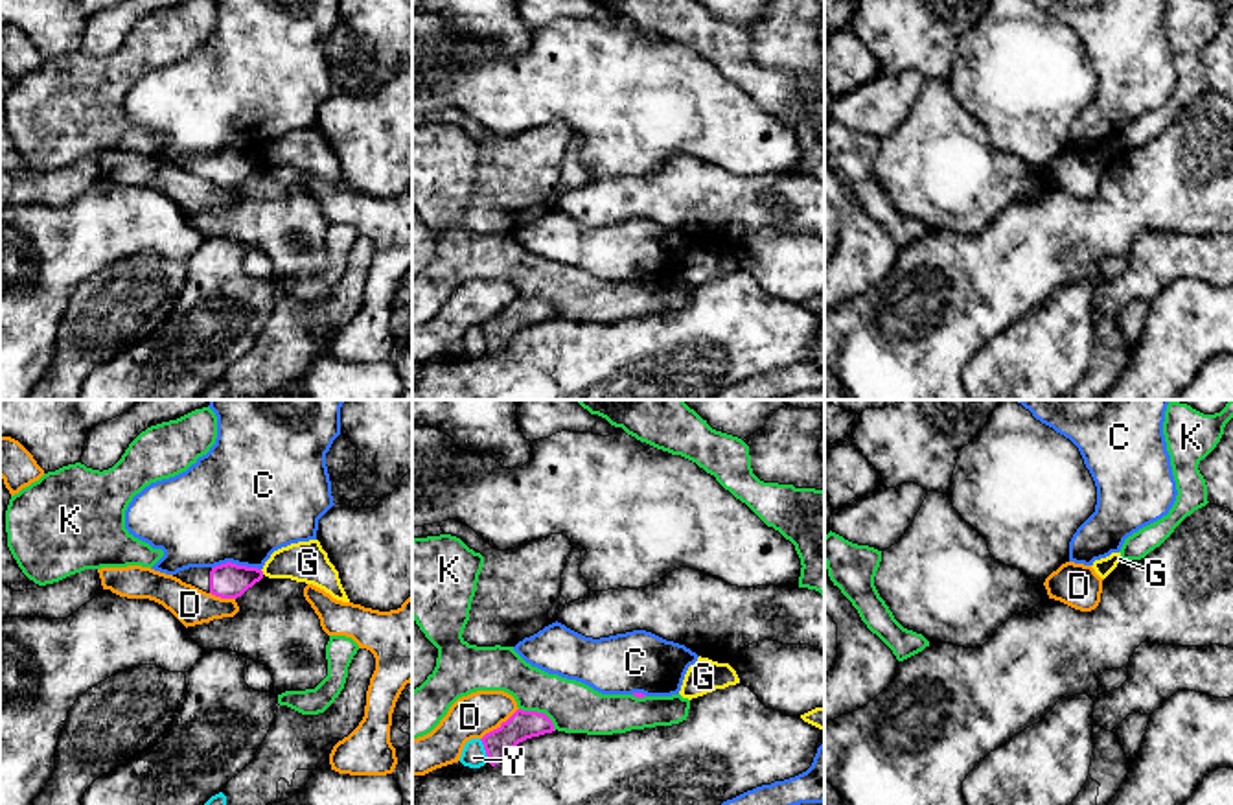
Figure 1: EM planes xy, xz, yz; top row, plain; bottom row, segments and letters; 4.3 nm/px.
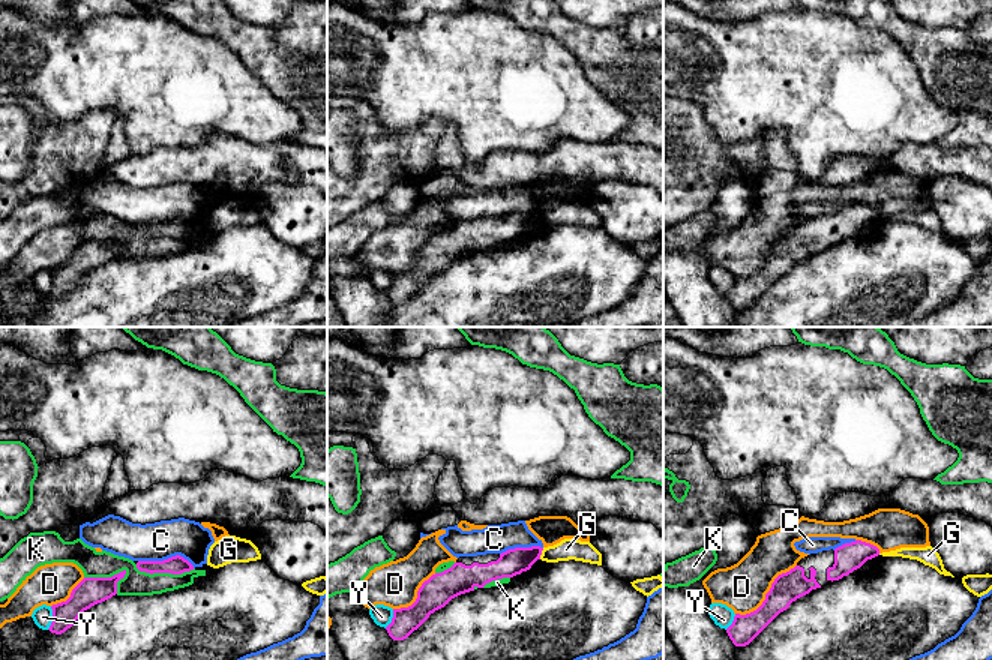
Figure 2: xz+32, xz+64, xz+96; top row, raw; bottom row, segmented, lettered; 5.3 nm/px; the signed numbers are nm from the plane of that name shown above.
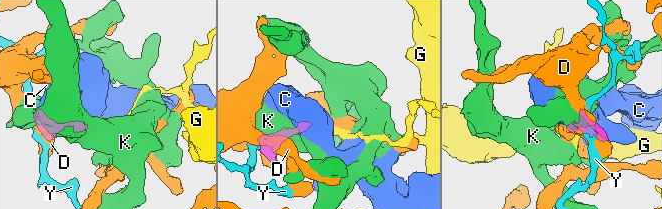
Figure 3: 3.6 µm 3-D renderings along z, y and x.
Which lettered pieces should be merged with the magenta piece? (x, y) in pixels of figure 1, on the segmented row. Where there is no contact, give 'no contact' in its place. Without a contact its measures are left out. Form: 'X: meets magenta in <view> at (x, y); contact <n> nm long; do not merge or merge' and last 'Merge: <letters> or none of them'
C: meets magenta in xy at (236, 564); contact 220 nm long; do not merge
D: meets magenta in xz at (501, 724); contact 220 nm long; do not merge
G: meets magenta in xy at (262, 571); contact 30 nm long; do not merge
K: meets magenta in xz at (540, 713); contact 190 nm long; do not merge
Y: meets magenta in xz at (484, 748); contact 110 nm long; do not merge
Merge: none of them

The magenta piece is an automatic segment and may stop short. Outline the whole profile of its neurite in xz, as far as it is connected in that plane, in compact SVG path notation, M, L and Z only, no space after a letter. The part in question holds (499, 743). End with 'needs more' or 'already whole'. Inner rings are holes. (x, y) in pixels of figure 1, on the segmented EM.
M517 709L506 722L486 733L480 741L488 763L495 766L502 763L519 742L552 731L556 731L554 724L545 713Z; already whole

